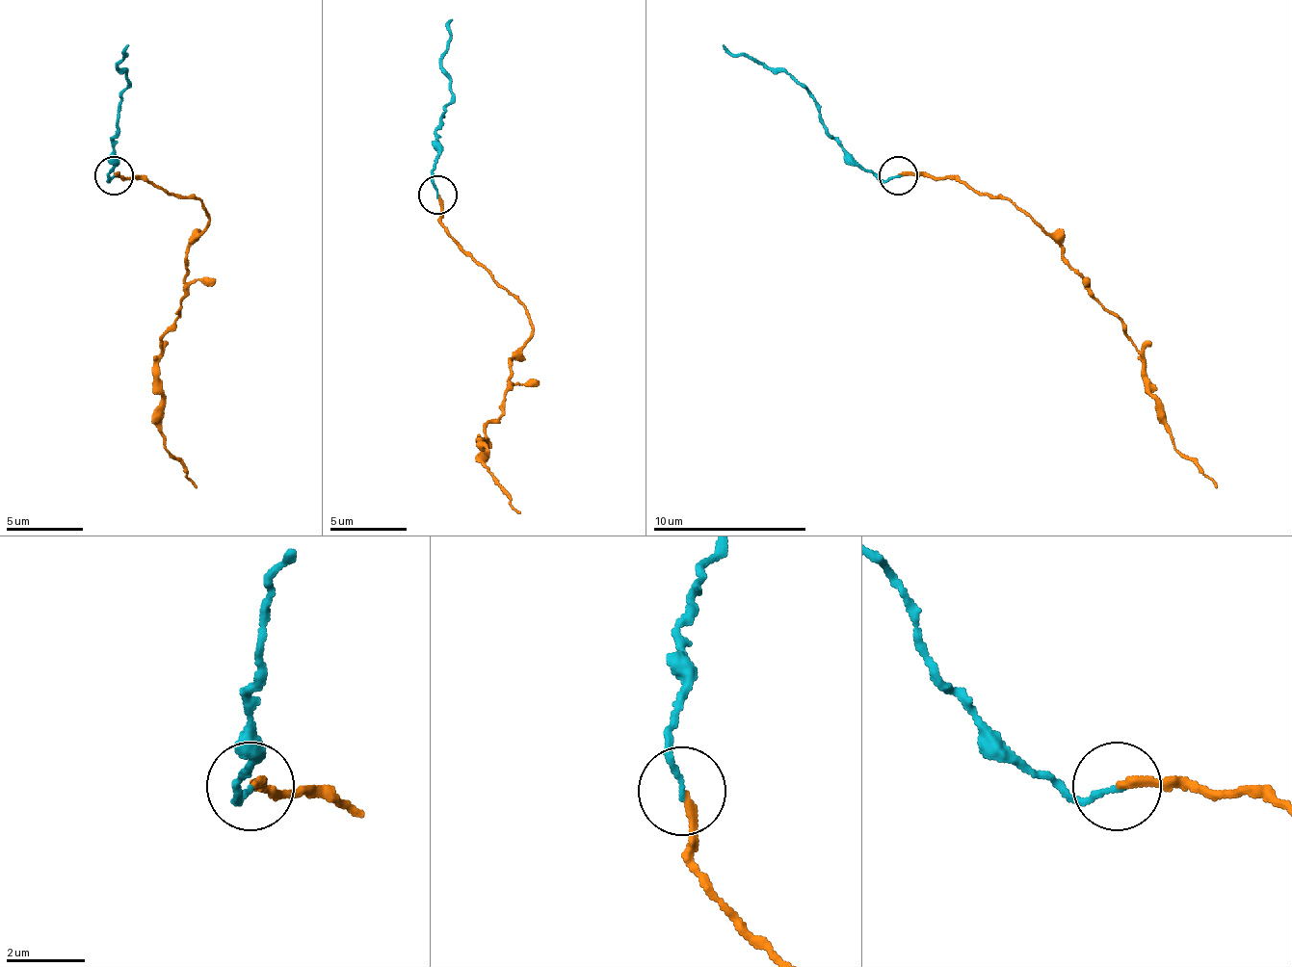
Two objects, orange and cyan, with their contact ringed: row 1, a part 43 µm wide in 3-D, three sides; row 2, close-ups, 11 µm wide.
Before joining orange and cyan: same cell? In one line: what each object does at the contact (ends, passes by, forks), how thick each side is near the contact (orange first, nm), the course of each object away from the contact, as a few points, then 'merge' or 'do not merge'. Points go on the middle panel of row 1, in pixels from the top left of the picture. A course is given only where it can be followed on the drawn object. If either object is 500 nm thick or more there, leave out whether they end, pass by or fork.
orange ends; cyan ends; calibres 190 and 140 nm; course orange (438, 196), (442, 226), (530, 322), (530, 337), (511, 356), (503, 410), (481, 437), (485, 460), (518, 513); course cyan (438, 196), (435, 165), (450, 84), (442, 53), (454, 19); merge

